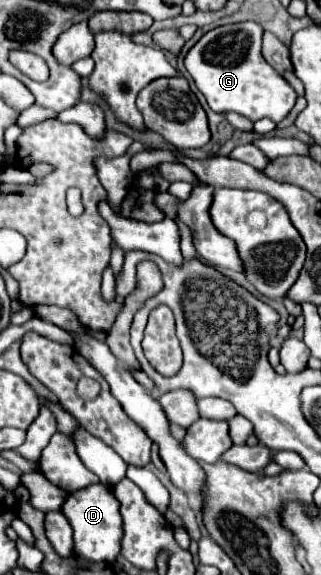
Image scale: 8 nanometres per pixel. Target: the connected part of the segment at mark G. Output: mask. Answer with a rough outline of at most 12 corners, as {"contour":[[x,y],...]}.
{"contour":[[256,22],[218,26],[184,64],[214,112],[280,122],[296,92]]}

